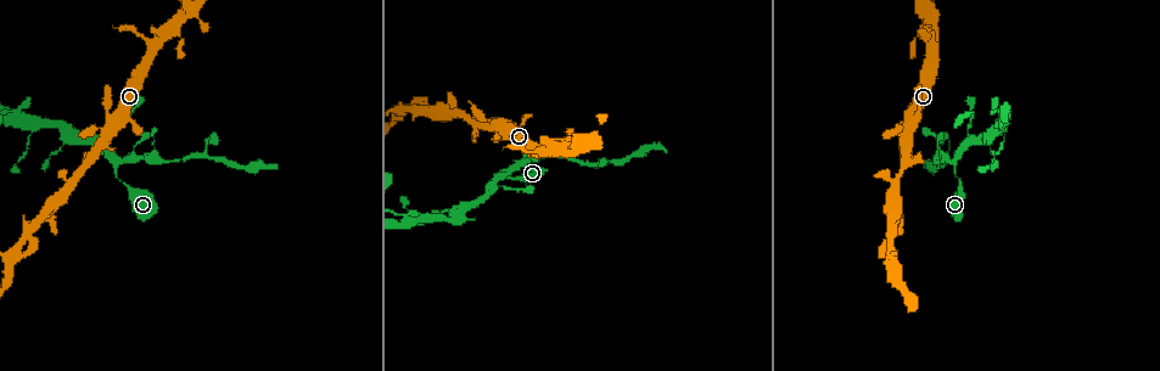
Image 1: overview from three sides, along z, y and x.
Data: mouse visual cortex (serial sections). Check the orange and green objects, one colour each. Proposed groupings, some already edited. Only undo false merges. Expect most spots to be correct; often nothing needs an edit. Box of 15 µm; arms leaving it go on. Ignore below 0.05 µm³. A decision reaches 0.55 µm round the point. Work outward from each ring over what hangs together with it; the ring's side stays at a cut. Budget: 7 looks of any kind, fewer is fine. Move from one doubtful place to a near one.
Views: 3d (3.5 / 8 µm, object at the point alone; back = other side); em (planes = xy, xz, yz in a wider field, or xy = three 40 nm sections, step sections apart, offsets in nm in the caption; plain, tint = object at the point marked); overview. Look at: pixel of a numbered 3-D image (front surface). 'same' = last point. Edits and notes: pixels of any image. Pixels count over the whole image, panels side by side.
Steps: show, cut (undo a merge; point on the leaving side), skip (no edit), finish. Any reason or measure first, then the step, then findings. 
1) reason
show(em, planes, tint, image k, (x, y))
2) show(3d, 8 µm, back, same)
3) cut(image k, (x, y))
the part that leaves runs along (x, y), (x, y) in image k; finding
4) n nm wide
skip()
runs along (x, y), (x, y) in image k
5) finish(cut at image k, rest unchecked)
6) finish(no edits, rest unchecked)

calibre changes
show(3d, 3.5 µm, back, image 1, (954, 163))

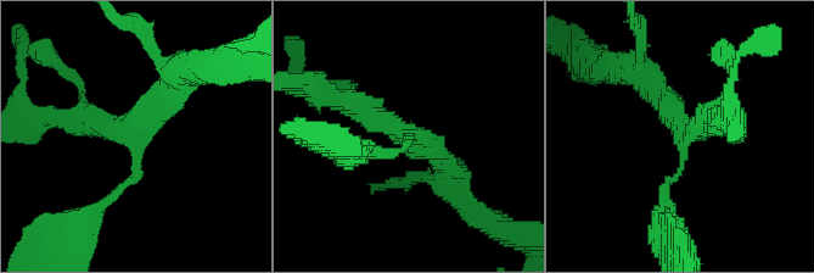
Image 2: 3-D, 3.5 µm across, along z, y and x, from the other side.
3 arms; arms of 100, 300, 300 nm
show(em, xy, step 5, tint, image 2, (404, 133))

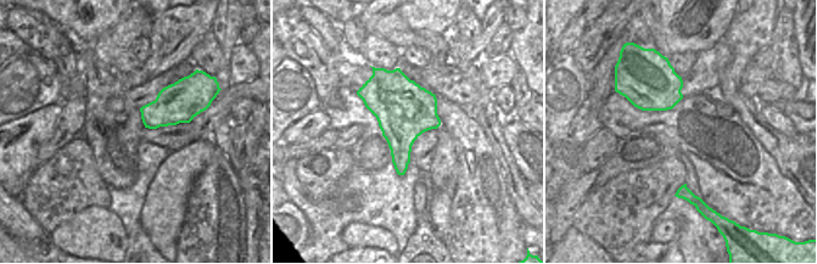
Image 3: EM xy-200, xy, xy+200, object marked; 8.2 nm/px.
show(em, xy, step 3, tint, same)

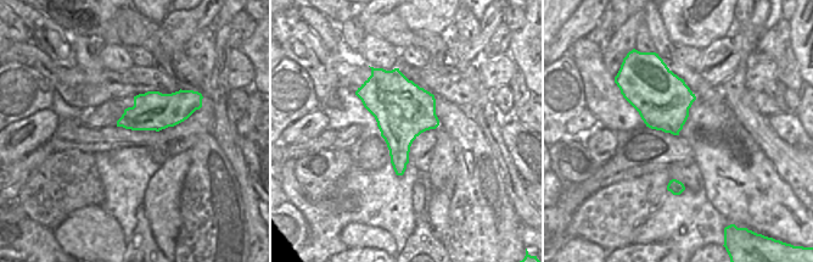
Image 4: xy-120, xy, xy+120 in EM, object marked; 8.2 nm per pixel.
skip()
runs along (111, 198), (134, 182), (134, 133), (179, 73) in image 2; continuous, no second cell

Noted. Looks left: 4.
a narrow waist
show(3d, 3.5 µm, back, image 1, (100, 129))

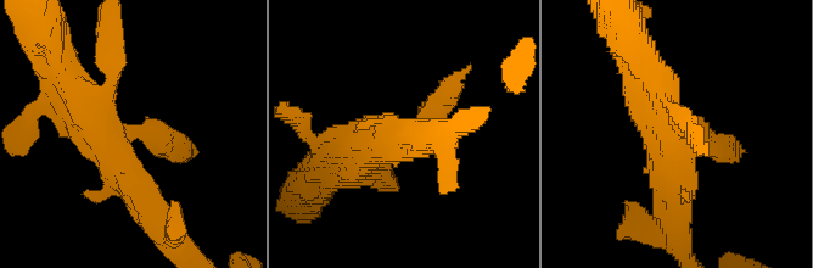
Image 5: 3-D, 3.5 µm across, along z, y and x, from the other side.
skip()
runs along (354, 154), (426, 119), (463, 72) in image 5; one cell here

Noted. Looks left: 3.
narrows sharply
show(3d, 3.5 µm, image 1, (400, 216))

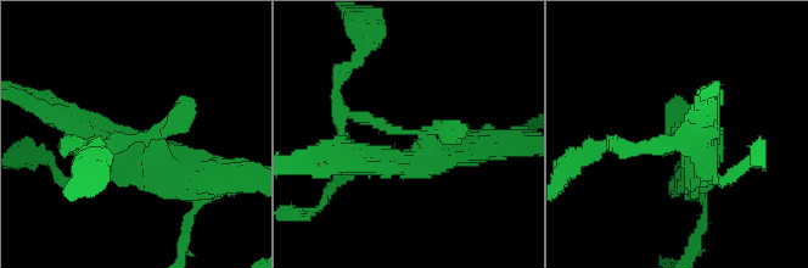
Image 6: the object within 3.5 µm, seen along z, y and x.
shape alone is not enough
show(em, xy, step 1, tint, image 6, (132, 142))

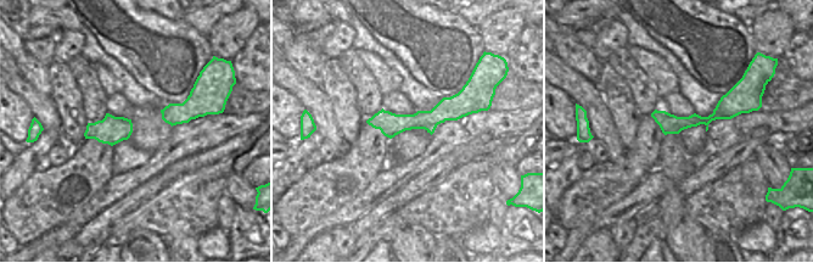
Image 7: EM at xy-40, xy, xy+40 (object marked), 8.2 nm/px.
skip()
runs along (466, 152), (428, 156), (414, 134), (358, 112) in image 6; continuous, no second cell

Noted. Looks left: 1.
finish(no edits, rest unchecked)

